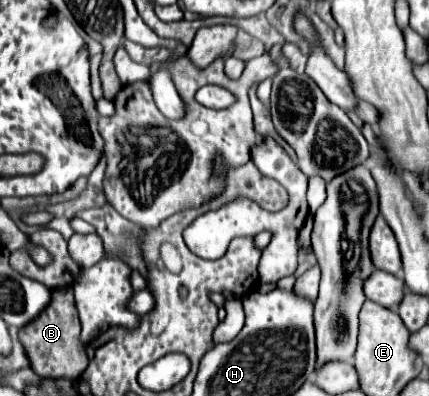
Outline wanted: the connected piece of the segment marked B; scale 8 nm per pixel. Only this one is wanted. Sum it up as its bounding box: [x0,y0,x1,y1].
[19,287,88,379]

